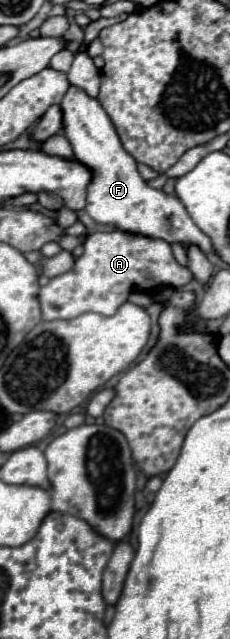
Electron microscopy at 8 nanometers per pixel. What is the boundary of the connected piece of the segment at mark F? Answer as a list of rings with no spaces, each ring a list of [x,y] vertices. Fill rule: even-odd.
[[[69,87],[61,101],[63,109],[63,131],[69,139],[75,157],[83,161],[83,165],[91,165],[95,177],[87,187],[87,207],[85,211],[103,225],[113,225],[119,231],[163,239],[169,245],[179,243],[185,249],[197,245],[203,253],[213,253],[209,237],[191,221],[185,205],[165,191],[149,187],[137,171],[137,161],[125,153],[117,131],[103,111],[101,103],[89,97],[79,87]]]

